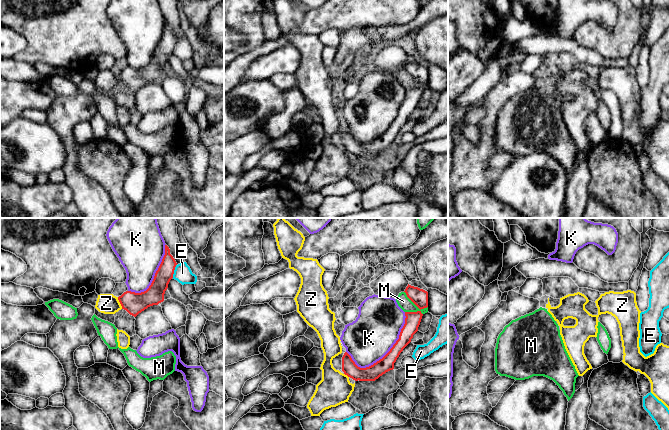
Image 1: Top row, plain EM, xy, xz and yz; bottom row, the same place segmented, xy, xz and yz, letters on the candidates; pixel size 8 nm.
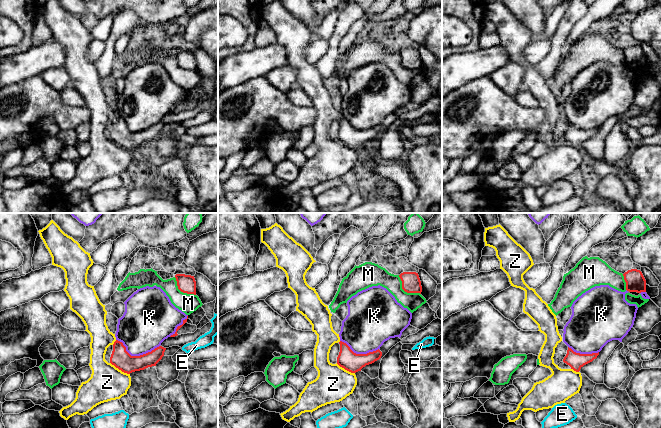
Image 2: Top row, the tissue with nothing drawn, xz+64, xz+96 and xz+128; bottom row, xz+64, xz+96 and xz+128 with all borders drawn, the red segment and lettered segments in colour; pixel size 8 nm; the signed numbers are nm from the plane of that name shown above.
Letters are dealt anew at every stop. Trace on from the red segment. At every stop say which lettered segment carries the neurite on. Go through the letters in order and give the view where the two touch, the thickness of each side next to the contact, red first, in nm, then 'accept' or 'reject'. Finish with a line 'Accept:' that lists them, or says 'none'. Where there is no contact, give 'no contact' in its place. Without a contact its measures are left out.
E: meets red in xy; 150 nm thick on the red side, 140 nm on the other; reject
K: meets red in xz; 120 nm thick on the red side, 380 nm on the other; reject
M: meets red in xz; 140 nm thick on the red side, 100 nm on the other; reject
Z: meets red in xy; 180 nm thick on the red side, 160 nm on the other; accept
Accept: Z

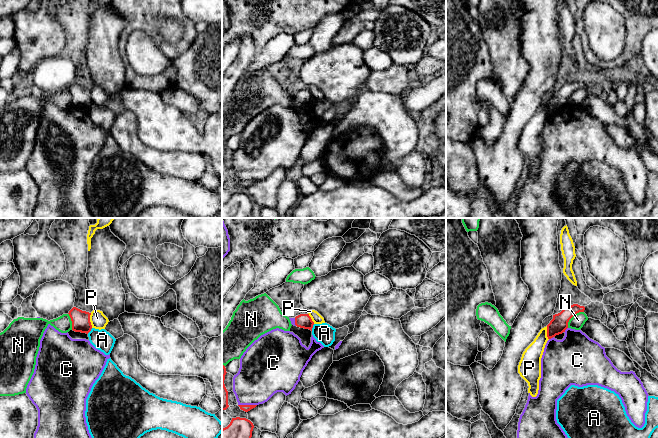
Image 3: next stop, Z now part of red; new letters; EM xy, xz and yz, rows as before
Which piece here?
A: meets red in xz; 110 nm thick on the red side, 160 nm on the other; reject
C: meets red in xz; 60 nm thick on the red side, 360 nm on the other; reject
N: meets red in yz; 140 nm thick on the red side, 110 nm on the other; reject
P: meets red in xy; 150 nm thick on the red side, 130 nm on the other; reject
Accept: none

